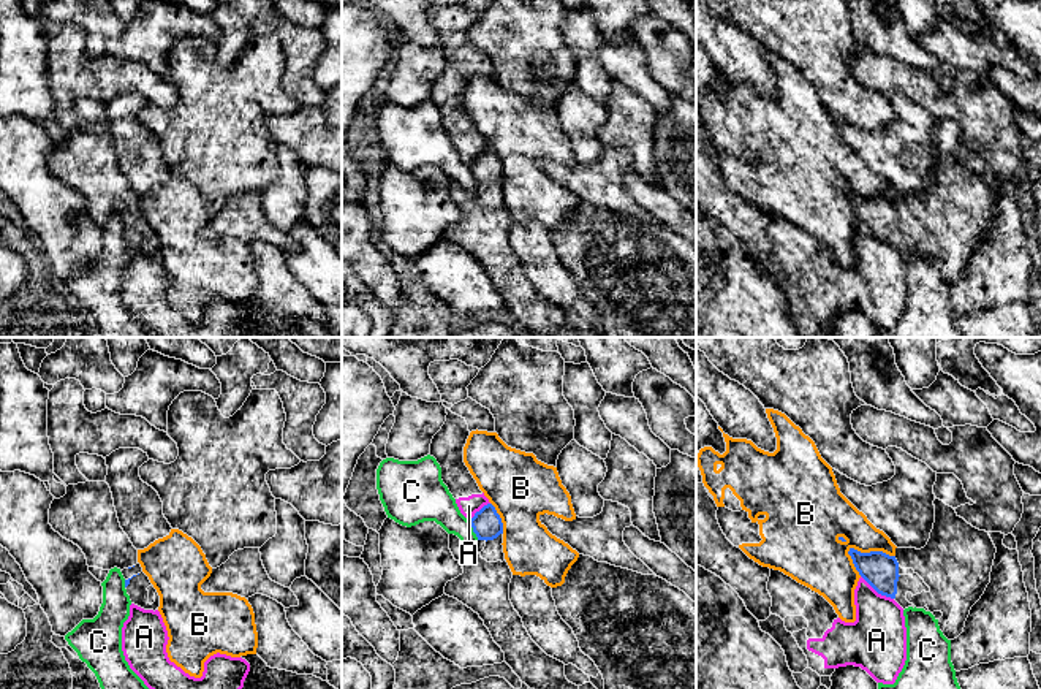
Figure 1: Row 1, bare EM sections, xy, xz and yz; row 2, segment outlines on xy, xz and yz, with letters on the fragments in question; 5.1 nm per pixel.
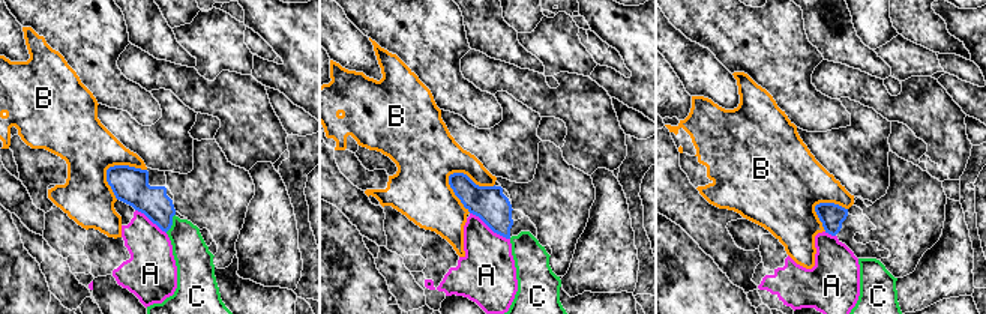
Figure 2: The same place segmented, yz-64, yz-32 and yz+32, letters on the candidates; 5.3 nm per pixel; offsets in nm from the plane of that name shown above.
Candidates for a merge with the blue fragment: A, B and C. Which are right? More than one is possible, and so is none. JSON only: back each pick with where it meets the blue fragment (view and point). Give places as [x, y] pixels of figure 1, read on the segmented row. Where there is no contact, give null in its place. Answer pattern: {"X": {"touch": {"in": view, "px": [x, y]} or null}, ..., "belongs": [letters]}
{"belongs": []}

